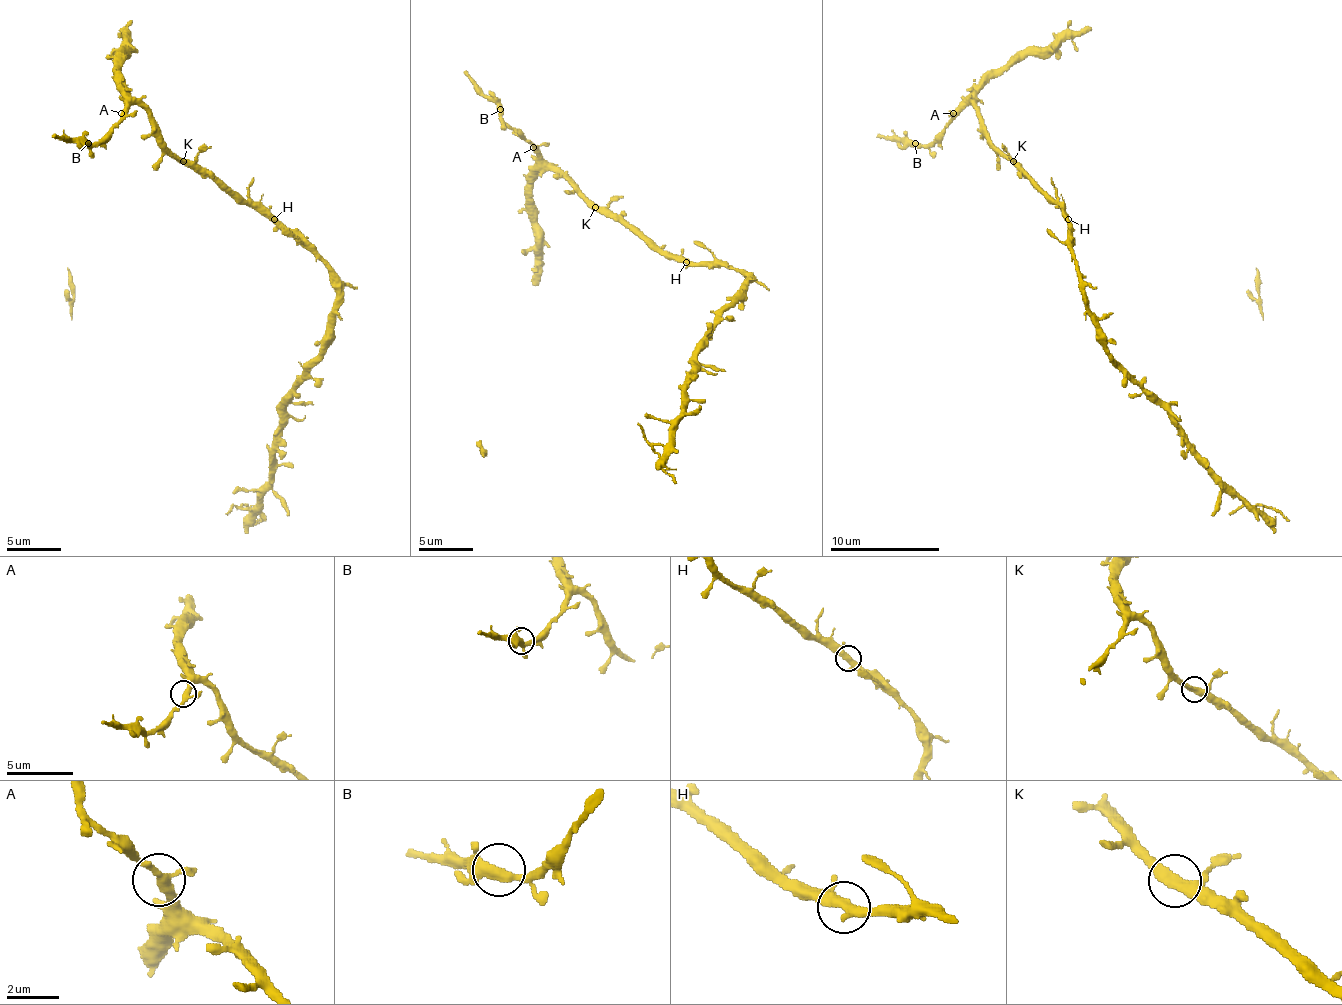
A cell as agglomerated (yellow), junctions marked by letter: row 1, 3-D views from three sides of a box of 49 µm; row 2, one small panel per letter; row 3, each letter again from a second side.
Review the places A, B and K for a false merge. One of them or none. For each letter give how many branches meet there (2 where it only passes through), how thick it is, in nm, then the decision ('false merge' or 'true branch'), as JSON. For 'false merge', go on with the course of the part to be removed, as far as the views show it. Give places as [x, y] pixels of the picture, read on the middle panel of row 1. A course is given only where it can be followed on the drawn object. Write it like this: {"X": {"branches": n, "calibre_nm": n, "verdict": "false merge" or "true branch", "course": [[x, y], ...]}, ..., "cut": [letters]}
{"A": {"branches": 3, "calibre_nm": 300, "verdict": "true branch"}, "B": {"branches": 3, "calibre_nm": 320, "verdict": "true branch"}, "K": {"branches": 3, "calibre_nm": 360, "verdict": "true branch"}, "cut": []}

